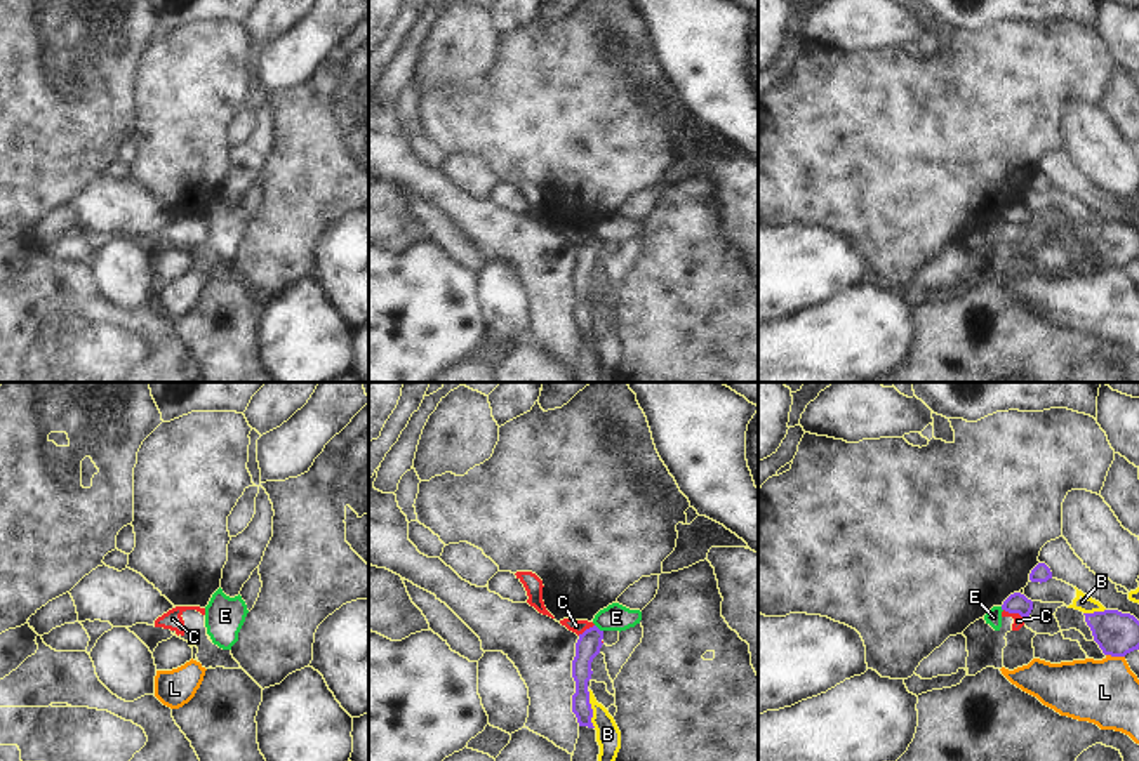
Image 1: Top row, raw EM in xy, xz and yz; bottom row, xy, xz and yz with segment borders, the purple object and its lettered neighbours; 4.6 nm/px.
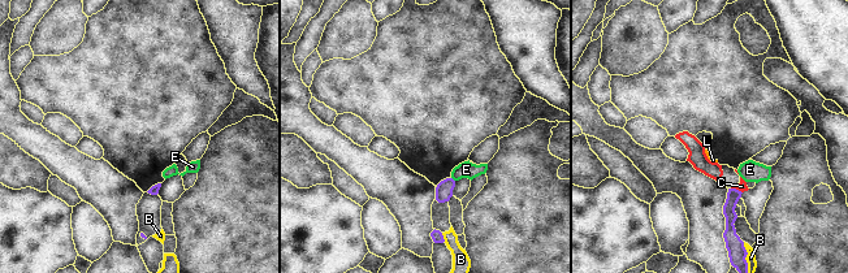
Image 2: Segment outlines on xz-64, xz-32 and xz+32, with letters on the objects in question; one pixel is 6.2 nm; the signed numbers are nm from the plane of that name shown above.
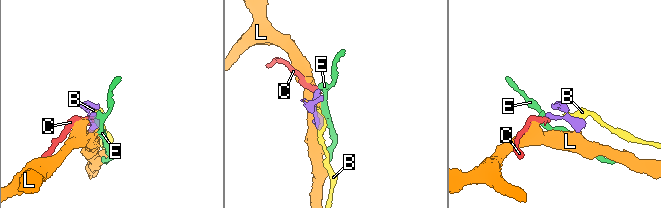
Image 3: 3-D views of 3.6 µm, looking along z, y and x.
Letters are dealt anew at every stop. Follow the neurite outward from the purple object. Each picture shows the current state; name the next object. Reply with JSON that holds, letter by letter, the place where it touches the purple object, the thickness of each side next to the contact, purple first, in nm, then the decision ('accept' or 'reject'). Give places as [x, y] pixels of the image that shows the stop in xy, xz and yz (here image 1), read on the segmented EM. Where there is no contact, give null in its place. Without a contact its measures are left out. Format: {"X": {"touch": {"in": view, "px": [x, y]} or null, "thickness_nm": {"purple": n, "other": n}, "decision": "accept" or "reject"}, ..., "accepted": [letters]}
{"B": {"touch": {"in": "xz", "px": [592, 709]}, "thickness_nm": {"purple": 100, "other": 110}, "decision": "reject"}, "C": {"touch": {"in": "yz", "px": [1014, 612]}, "thickness_nm": {"purple": 100, "other": 50}, "decision": "reject"}, "E": {"touch": {"in": "xz", "px": [597, 628]}, "thickness_nm": {"purple": 120, "other": 130}, "decision": "reject"}, "L": {"touch": {"in": "yz", "px": [1115, 655]}, "thickness_nm": {"purple": 200, "other": 300}, "decision": "reject"}, "accepted": []}

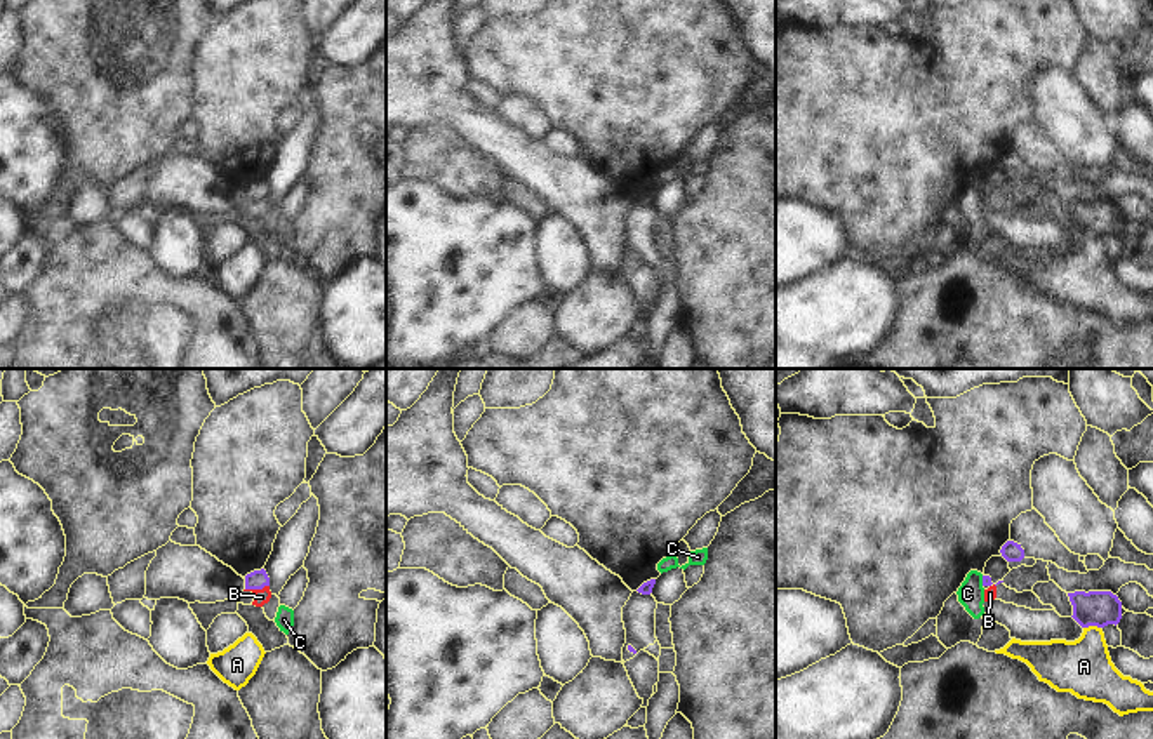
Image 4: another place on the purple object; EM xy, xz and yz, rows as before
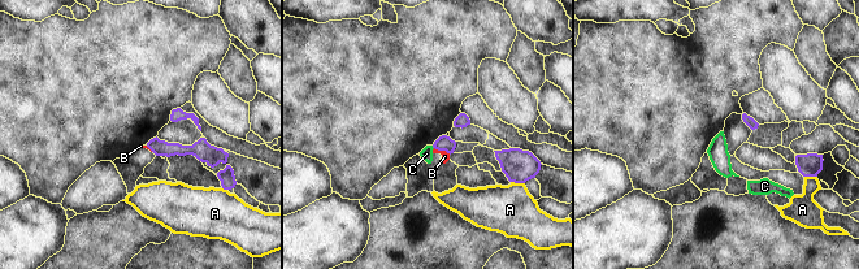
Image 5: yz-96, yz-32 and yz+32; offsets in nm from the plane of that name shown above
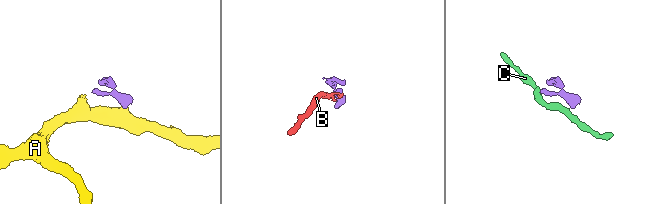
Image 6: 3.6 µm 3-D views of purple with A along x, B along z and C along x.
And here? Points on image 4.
{"A": {"touch": {"in": "yz", "px": [1091, 625]}, "thickness_nm": {"purple": 160, "other": 260}, "decision": "reject"}, "B": {"touch": {"in": "xy", "px": [256, 588]}, "thickness_nm": {"purple": 90, "other": 70}, "decision": "reject"}, "C": {"touch": {"in": "yz", "px": [983, 581]}, "thickness_nm": {"purple": 50, "other": 120}, "decision": "reject"}, "accepted": []}

